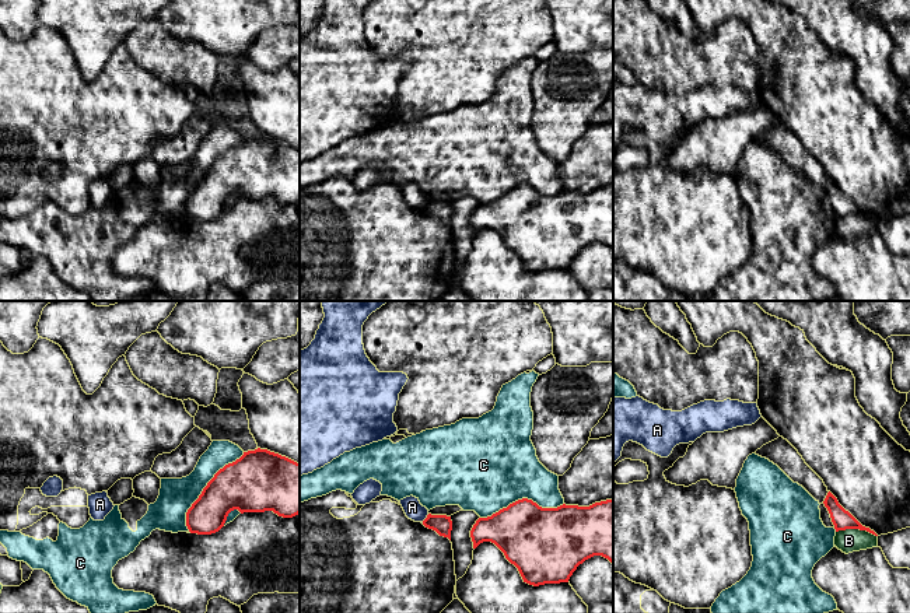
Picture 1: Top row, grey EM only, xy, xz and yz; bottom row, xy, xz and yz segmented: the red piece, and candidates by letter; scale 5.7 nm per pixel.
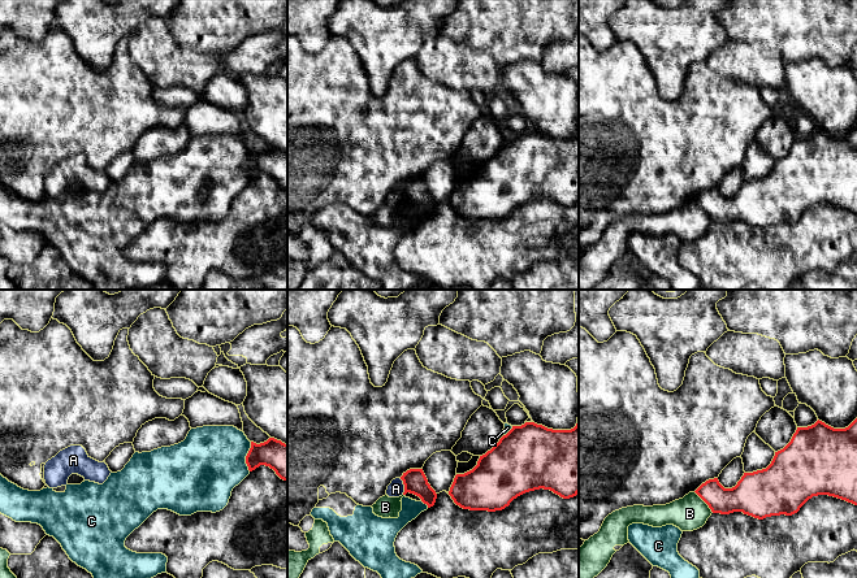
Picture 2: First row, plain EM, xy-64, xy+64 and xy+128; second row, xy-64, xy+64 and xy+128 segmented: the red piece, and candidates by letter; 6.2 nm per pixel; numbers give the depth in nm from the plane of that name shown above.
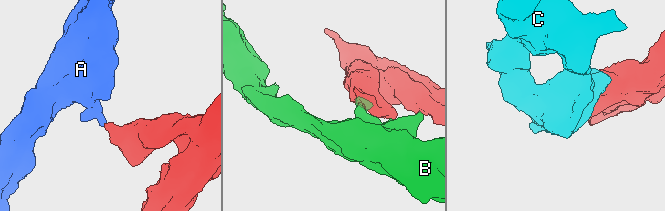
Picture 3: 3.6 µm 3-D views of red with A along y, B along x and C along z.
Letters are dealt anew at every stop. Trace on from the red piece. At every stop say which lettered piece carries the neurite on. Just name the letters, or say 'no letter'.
no letter

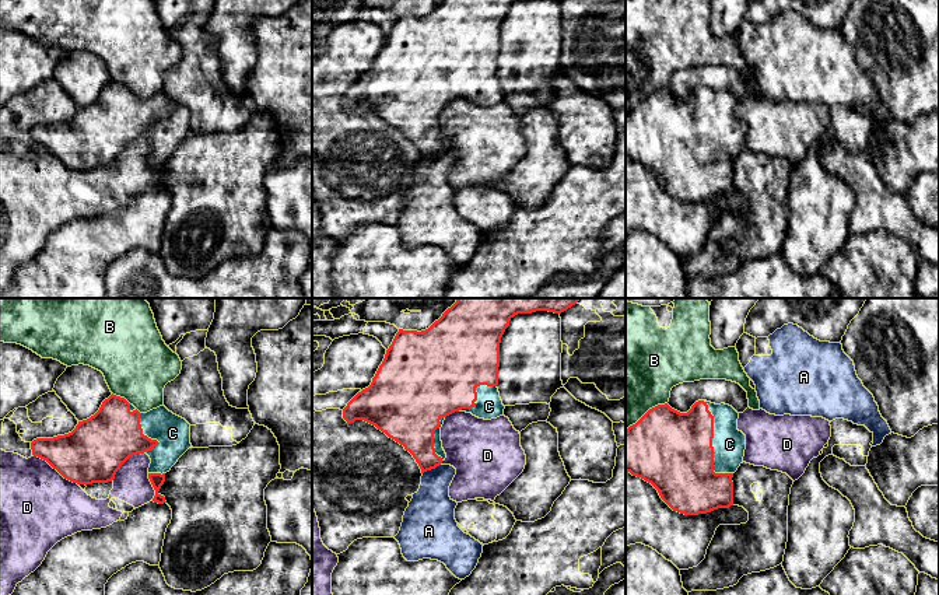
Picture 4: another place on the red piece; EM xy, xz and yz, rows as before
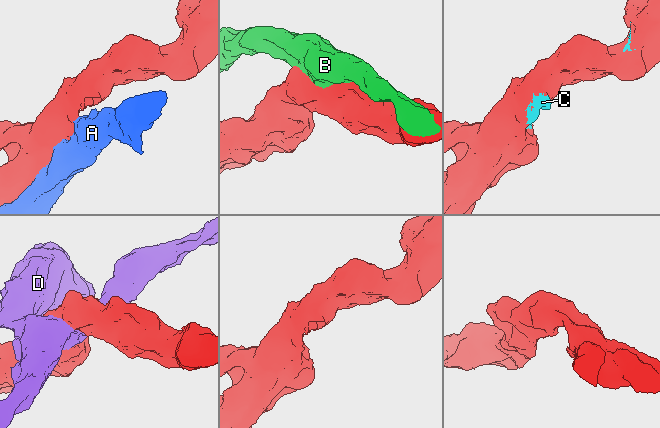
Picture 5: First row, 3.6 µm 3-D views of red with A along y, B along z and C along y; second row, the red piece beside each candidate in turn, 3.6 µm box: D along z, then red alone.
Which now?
C

